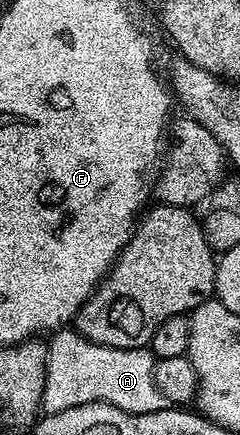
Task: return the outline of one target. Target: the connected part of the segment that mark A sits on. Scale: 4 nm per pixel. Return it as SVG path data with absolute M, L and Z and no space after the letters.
M59 330L49 337L46 349L46 377L41 411L49 414L72 410L85 404L111 404L128 414L152 414L167 407L156 390L156 357L149 347L117 348L92 342L77 330Z

